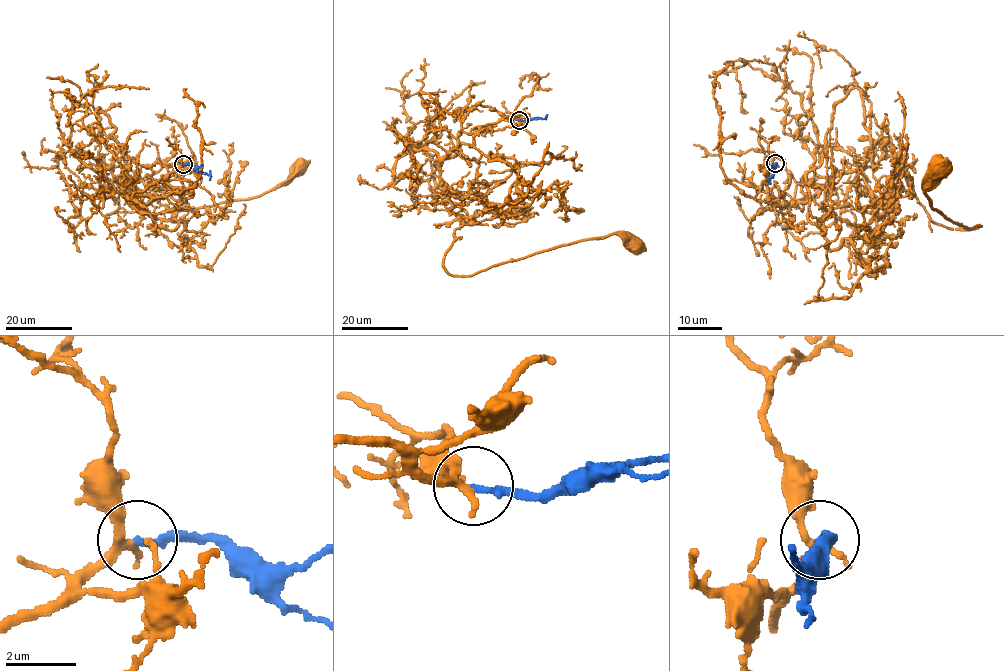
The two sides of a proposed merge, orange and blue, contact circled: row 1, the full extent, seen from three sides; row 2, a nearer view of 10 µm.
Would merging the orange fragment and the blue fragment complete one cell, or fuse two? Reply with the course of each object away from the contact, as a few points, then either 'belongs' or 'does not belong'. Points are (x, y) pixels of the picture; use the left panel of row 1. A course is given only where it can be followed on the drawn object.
orange runs (183, 165), (128, 199), (104, 176), (109, 144), (130, 163), (108, 215), (260, 196), (299, 168); blue runs (183, 165), (191, 165), (210, 175), (210, 180); belongs

